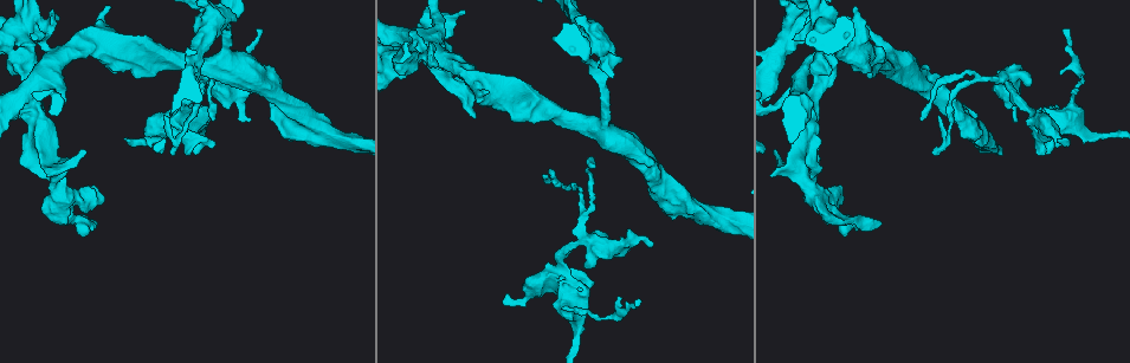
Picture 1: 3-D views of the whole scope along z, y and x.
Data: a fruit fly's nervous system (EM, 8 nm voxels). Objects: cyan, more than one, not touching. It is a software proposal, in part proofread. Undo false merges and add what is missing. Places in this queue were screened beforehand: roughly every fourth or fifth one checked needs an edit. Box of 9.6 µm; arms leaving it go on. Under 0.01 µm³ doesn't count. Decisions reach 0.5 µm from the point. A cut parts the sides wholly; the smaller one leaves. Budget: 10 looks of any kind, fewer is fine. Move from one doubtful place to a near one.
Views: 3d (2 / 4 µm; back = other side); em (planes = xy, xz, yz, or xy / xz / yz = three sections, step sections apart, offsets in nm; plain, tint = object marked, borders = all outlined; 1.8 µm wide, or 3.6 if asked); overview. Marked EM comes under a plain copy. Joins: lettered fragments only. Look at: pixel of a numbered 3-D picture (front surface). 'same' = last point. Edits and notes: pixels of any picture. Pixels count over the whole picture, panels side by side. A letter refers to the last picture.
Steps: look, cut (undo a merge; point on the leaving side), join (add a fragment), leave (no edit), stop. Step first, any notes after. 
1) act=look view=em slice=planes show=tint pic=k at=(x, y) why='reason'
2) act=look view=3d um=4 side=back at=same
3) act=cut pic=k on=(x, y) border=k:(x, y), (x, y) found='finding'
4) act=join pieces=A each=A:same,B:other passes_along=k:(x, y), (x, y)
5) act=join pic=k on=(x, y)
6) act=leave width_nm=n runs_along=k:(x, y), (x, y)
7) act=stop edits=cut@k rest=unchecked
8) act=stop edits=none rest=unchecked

act=look view=em slice=yz step=4 show=borders pic=1 at=(250, 121) why='branch stops here'

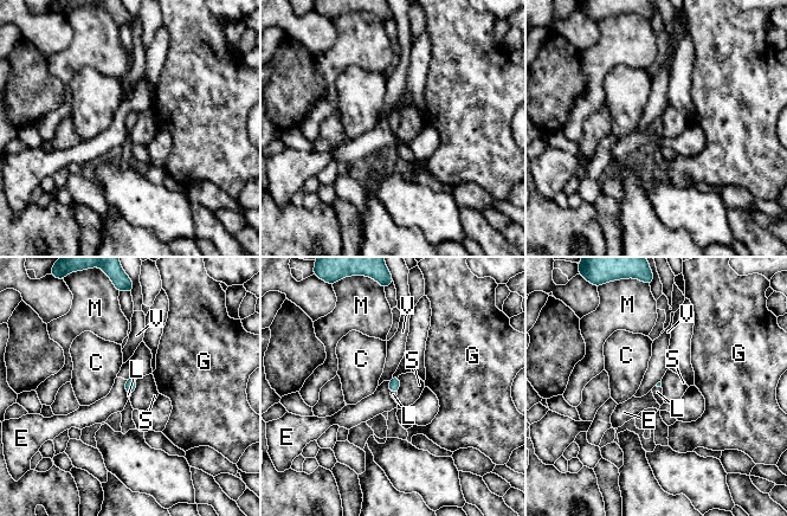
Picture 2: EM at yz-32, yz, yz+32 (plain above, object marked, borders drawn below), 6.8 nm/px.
act=look view=em slice=planes show=borders at=same

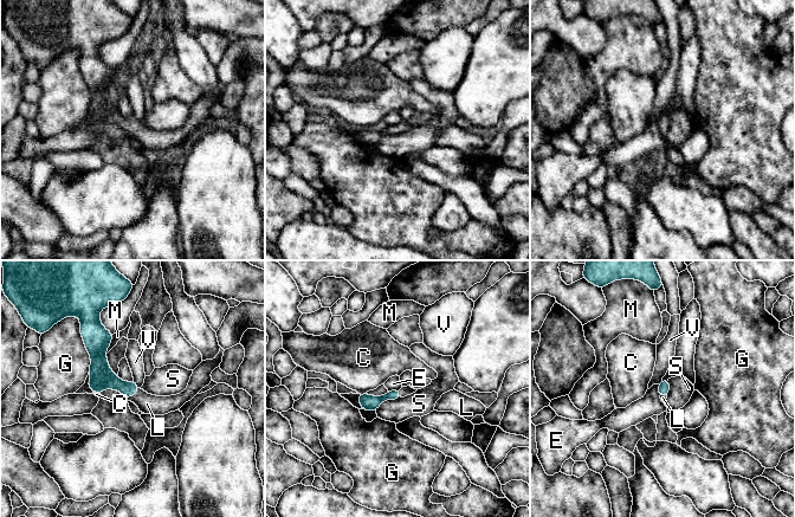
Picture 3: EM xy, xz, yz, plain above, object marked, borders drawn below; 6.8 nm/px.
act=join pieces=L each=C:other,E:other,G:other,L:same,M:other,S:other,V:other passes_along=3:(102, 376), (133, 395), (147, 404) found='it goes on there'

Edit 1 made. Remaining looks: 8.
act=look view=overview

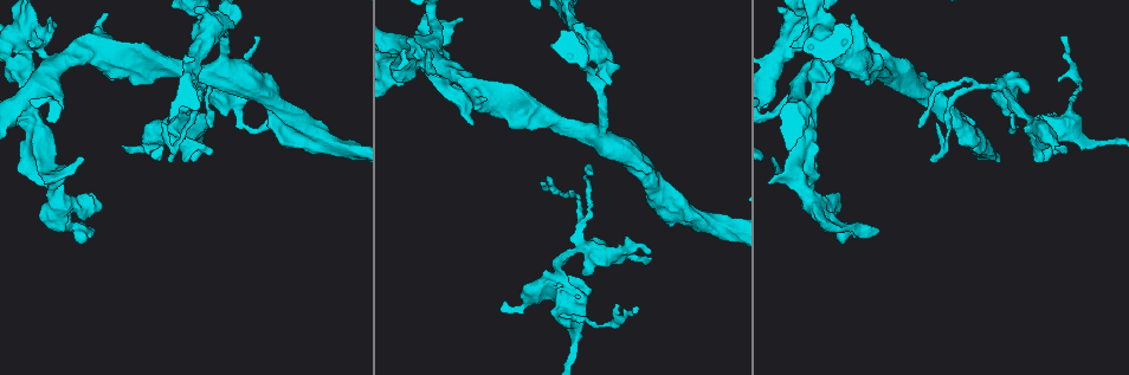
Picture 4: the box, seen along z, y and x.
act=look view=3d um=4 pic=4 at=(178, 138) why='calibre changes'

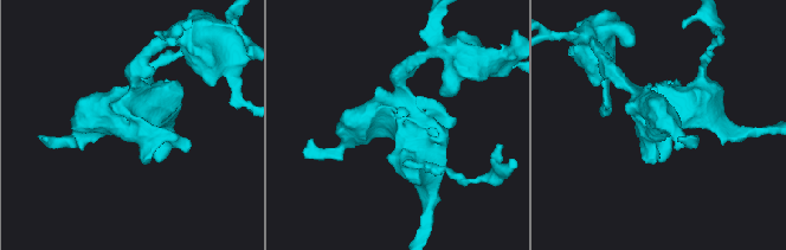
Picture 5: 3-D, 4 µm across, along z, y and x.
act=look view=em slice=xy step=8 show=borders pic=5 at=(137, 119)

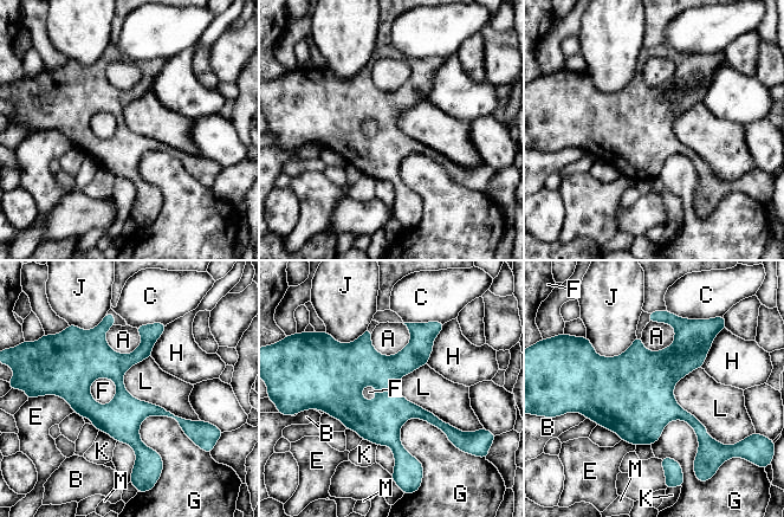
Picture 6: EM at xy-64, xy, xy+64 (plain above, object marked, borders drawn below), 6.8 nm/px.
act=leave width_nm=260 each=A:other,B:other,C:other,E:other,F:other,G:other,H:other,J:other,K:other,L:other,M:other runs_along=6:(57, 382), (95, 412), (160, 411), (189, 424) found='one cell here'

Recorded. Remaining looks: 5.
act=look view=em slice=planes show=borders pic=4 at=(26, 104) why='branch point'

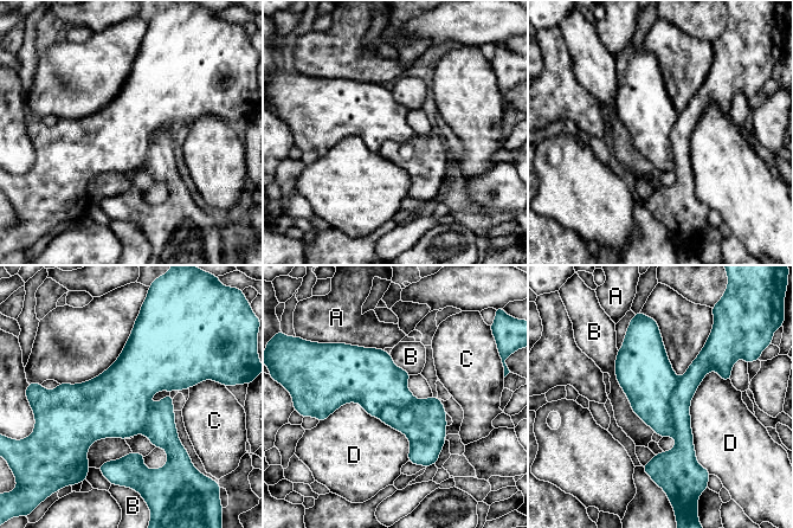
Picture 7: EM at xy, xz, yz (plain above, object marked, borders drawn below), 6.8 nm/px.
act=cut pic=7 on=(687, 386) each=A:other,B:other,C:other,D:other part_leaving=7:(708, 346), (682, 396), (682, 446), (648, 468) found='a second cell is stuck on'

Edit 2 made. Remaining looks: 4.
act=stop edits=join@3,cut@7 rest=unchecked

